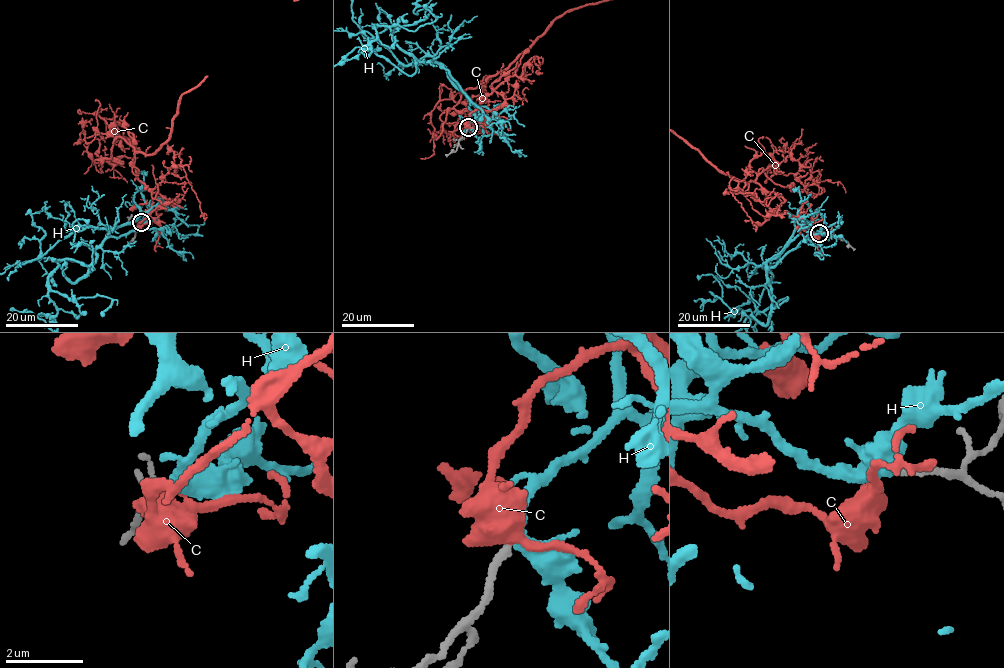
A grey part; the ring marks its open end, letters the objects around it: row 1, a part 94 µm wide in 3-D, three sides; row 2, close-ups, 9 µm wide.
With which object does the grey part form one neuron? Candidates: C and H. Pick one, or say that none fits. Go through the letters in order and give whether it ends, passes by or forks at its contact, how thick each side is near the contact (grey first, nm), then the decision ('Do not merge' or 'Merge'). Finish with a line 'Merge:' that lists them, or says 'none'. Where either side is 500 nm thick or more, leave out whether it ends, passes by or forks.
C: It passes by. Thickness 200 nm (grey) against 240 nm. Do not merge
H: It passes by. Thickness 200 nm (grey) against 440 nm. Merge
Merge: H

